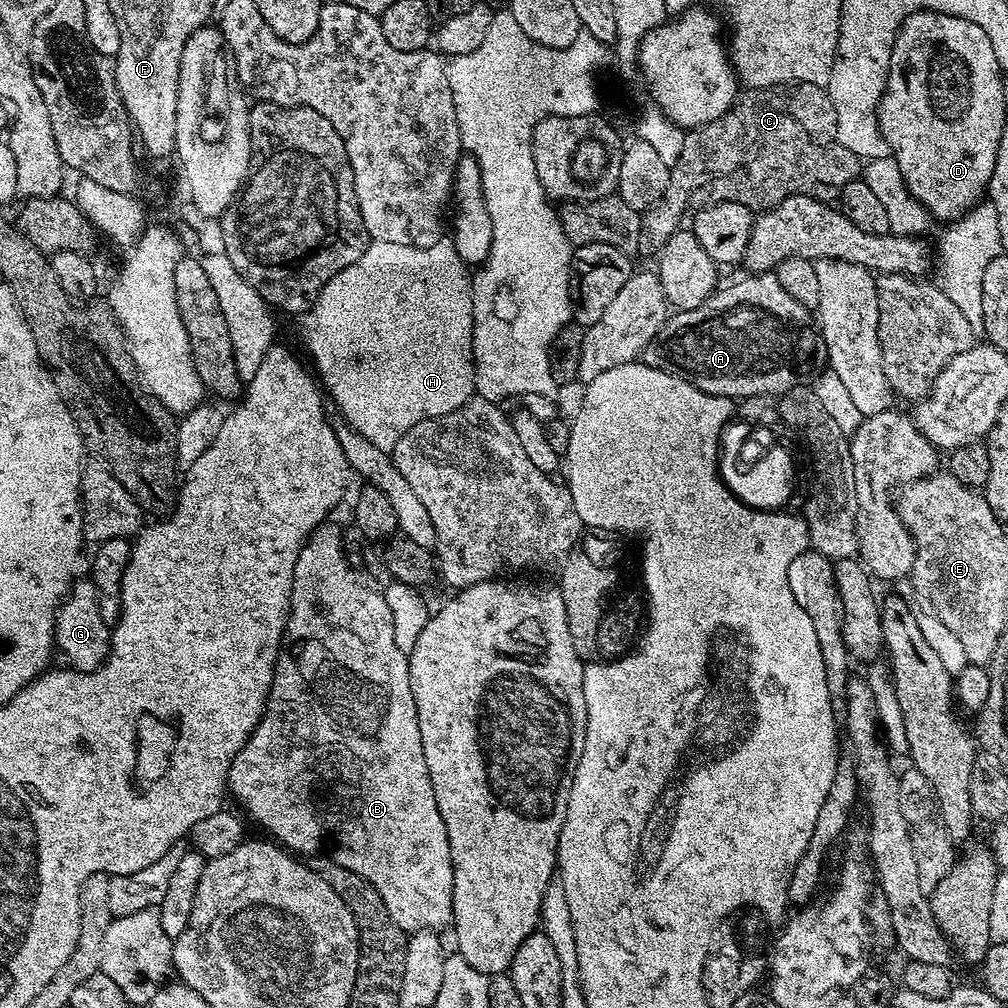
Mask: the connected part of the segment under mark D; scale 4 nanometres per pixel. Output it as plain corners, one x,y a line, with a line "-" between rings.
912,12
900,24
900,29
896,31
892,41
892,50
886,56
886,79
878,109
878,132
885,139
887,151
895,160
909,194
919,204
924,205
937,221
951,222
960,219
985,195
990,174
994,172
994,149
998,146
1002,126
1006,122
1004,88
1000,85
1000,79
1002,79
1002,73
992,53
992,43
984,37
984,32
977,24
967,24
964,20
945,18
938,12

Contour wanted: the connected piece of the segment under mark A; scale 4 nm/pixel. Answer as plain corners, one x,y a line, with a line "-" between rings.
775,271
748,274
745,277
745,280
740,280
729,288
717,287
712,296
702,302
702,306
669,315
655,340
674,348
670,360
678,366
684,366
684,380
708,396
780,398
793,388
807,385
807,380
812,380
814,374
825,367
824,341
820,339
813,313
794,302
794,298
790,298
790,294
786,294
786,290
778,286

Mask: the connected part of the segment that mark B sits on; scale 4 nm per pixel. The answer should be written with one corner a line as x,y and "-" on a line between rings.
332,523
319,524
298,554
292,583
292,609
288,612
288,625
280,643
280,653
276,659
268,701
258,726
250,733
242,750
238,750
230,766
228,792
236,795
237,802
252,815
253,822
261,824
273,836
269,837
289,853
305,852
308,858
323,854
331,863
342,866
358,874
366,882
370,882
370,886
378,890
382,902
386,902
390,918
394,918
394,922
402,931
409,934
422,930
439,933
440,928
447,929
452,923
454,874
448,835
436,814
436,805
433,803
432,791
428,784
426,754
422,750
422,730
418,730
418,706
414,706
414,690
410,690
408,657
402,650
398,650
398,642
394,642
394,618
388,605
387,595
368,587
365,581
349,567
348,560
344,556
341,525

